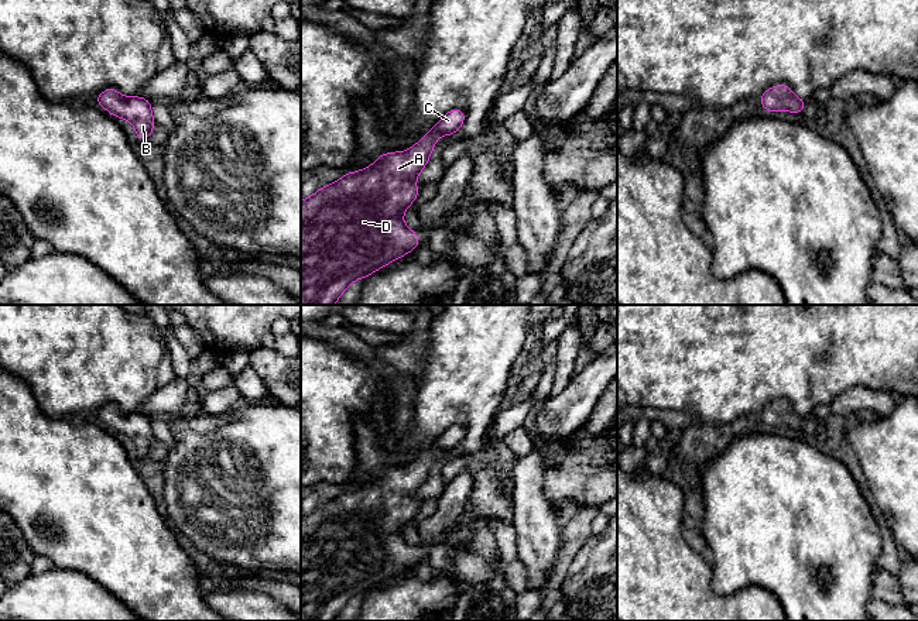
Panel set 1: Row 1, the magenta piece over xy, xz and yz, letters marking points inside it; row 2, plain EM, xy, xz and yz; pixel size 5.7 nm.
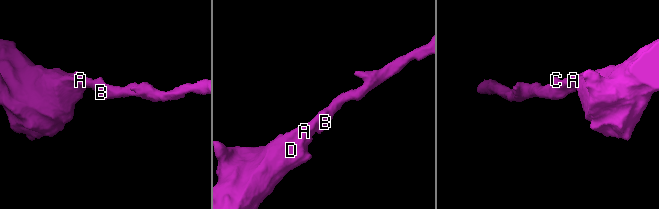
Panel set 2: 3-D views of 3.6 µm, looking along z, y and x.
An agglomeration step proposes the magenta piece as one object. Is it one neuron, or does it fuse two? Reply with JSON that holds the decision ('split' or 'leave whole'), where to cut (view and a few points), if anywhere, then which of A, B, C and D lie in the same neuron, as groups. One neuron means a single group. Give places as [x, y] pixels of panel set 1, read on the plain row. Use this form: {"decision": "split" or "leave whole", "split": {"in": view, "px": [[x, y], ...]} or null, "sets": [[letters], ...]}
{"decision": "leave whole", "split": null, "sets": [["A", "B", "C", "D"]]}

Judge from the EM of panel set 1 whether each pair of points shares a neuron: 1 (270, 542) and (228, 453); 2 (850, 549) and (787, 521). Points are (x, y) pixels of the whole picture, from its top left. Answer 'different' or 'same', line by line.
1: same
2: same

